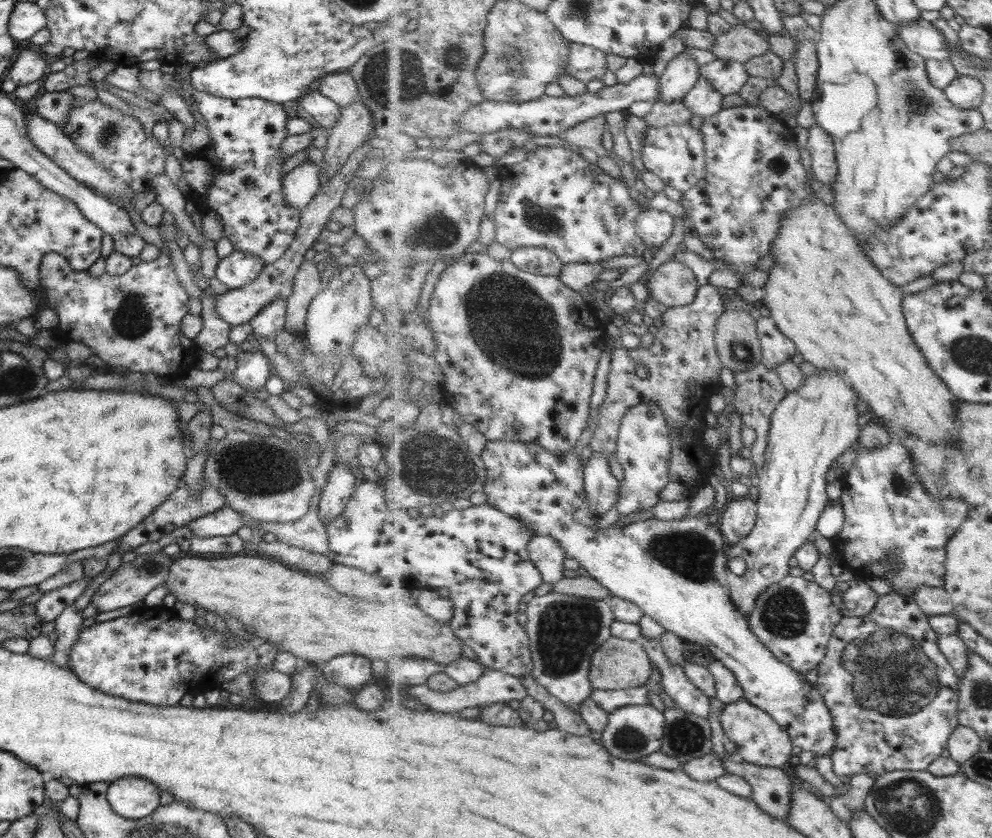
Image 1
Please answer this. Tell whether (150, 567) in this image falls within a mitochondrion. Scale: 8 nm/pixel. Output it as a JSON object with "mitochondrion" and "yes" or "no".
{"mitochondrion":"yes"}

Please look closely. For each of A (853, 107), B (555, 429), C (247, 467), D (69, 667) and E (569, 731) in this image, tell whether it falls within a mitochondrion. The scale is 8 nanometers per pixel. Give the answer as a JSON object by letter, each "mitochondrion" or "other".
{"A":"other","B":"other","C":"mitochondrion","D":"other","E":"other"}

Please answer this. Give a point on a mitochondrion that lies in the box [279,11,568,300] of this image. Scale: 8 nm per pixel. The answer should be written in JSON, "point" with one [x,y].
{"point":[406,75]}

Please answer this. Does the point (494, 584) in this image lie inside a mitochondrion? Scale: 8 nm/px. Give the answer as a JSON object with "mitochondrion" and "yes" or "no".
{"mitochondrion":"no"}

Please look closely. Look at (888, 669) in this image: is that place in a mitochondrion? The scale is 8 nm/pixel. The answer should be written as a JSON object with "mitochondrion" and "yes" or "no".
{"mitochondrion":"yes"}

